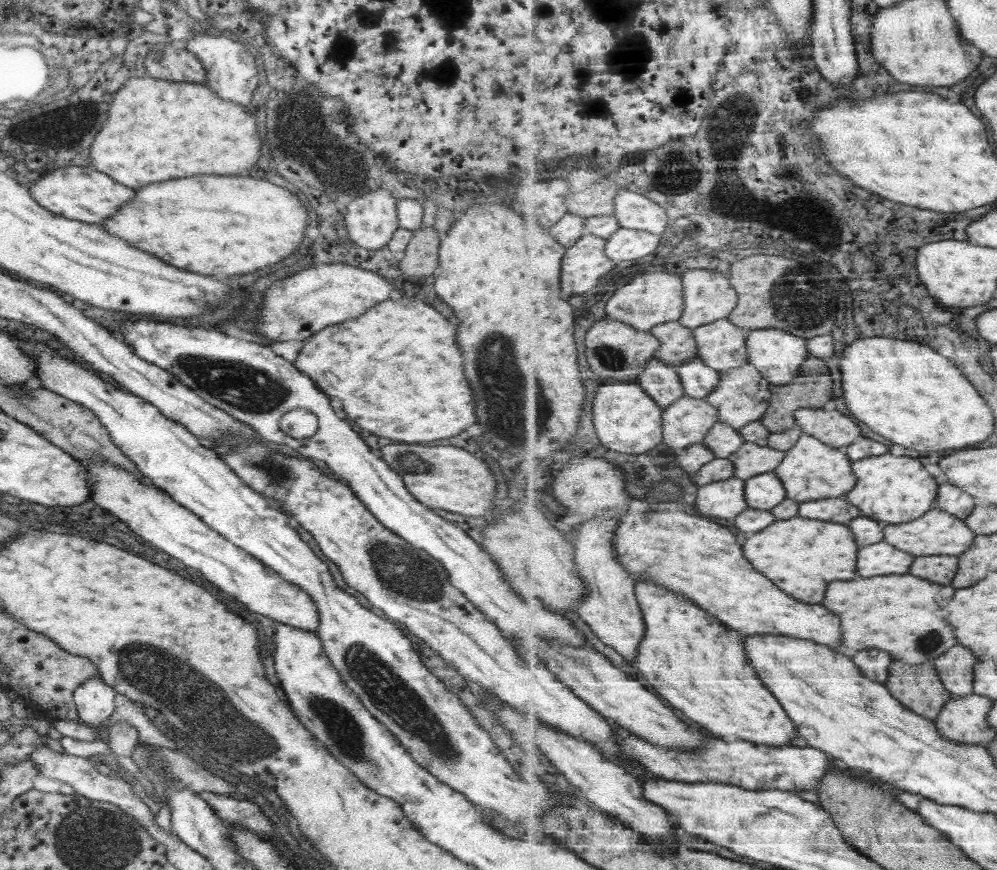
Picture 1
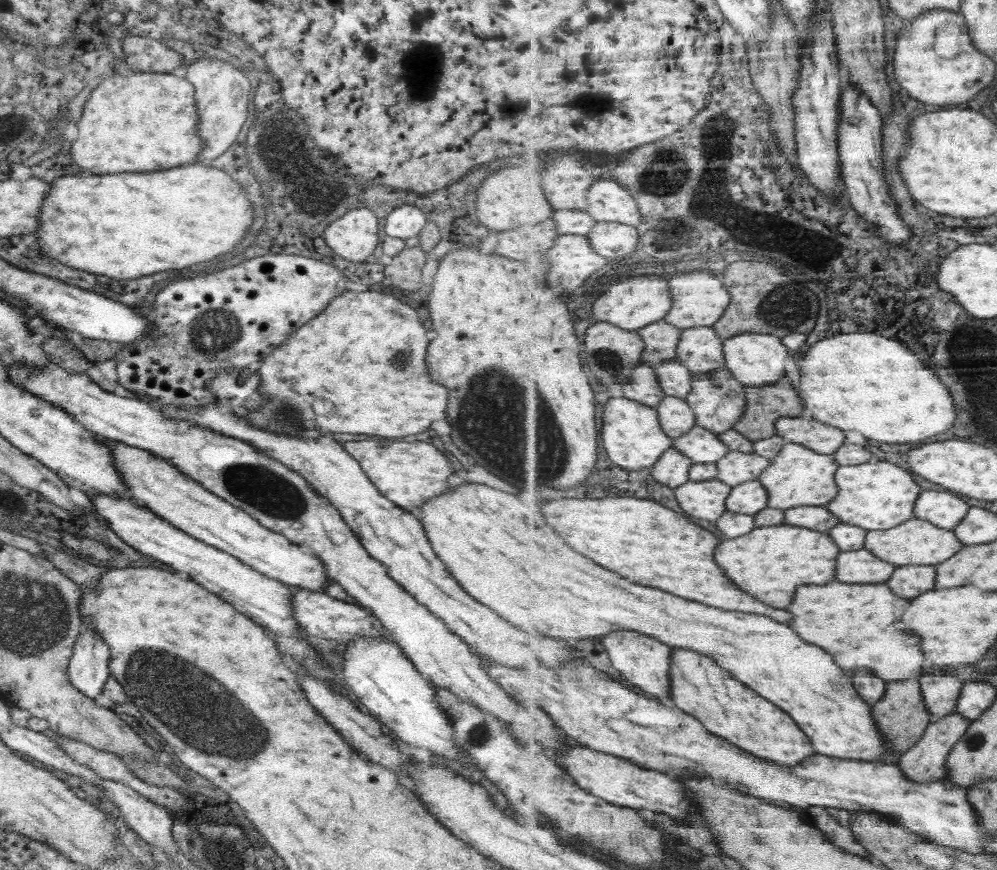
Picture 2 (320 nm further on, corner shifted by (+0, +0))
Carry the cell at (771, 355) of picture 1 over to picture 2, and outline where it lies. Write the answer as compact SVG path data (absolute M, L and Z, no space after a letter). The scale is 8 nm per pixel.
M745 333L729 338L724 343L726 366L734 376L747 386L760 386L778 383L786 377L786 362L792 355L792 350L784 344L783 338L771 333Z

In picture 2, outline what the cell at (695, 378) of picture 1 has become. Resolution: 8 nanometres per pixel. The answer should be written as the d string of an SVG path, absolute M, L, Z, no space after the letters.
M678 360L662 363L657 373L664 392L670 396L685 399L694 390L696 373Z

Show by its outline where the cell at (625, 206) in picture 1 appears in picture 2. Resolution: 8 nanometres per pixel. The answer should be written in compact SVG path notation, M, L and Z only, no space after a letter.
M602 178L590 188L590 213L598 222L617 222L637 226L642 222L642 211L636 197L610 178Z

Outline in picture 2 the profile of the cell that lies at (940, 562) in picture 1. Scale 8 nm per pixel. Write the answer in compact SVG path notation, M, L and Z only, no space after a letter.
M910 565L900 567L887 583L898 596L915 599L934 589L937 578L937 565Z

